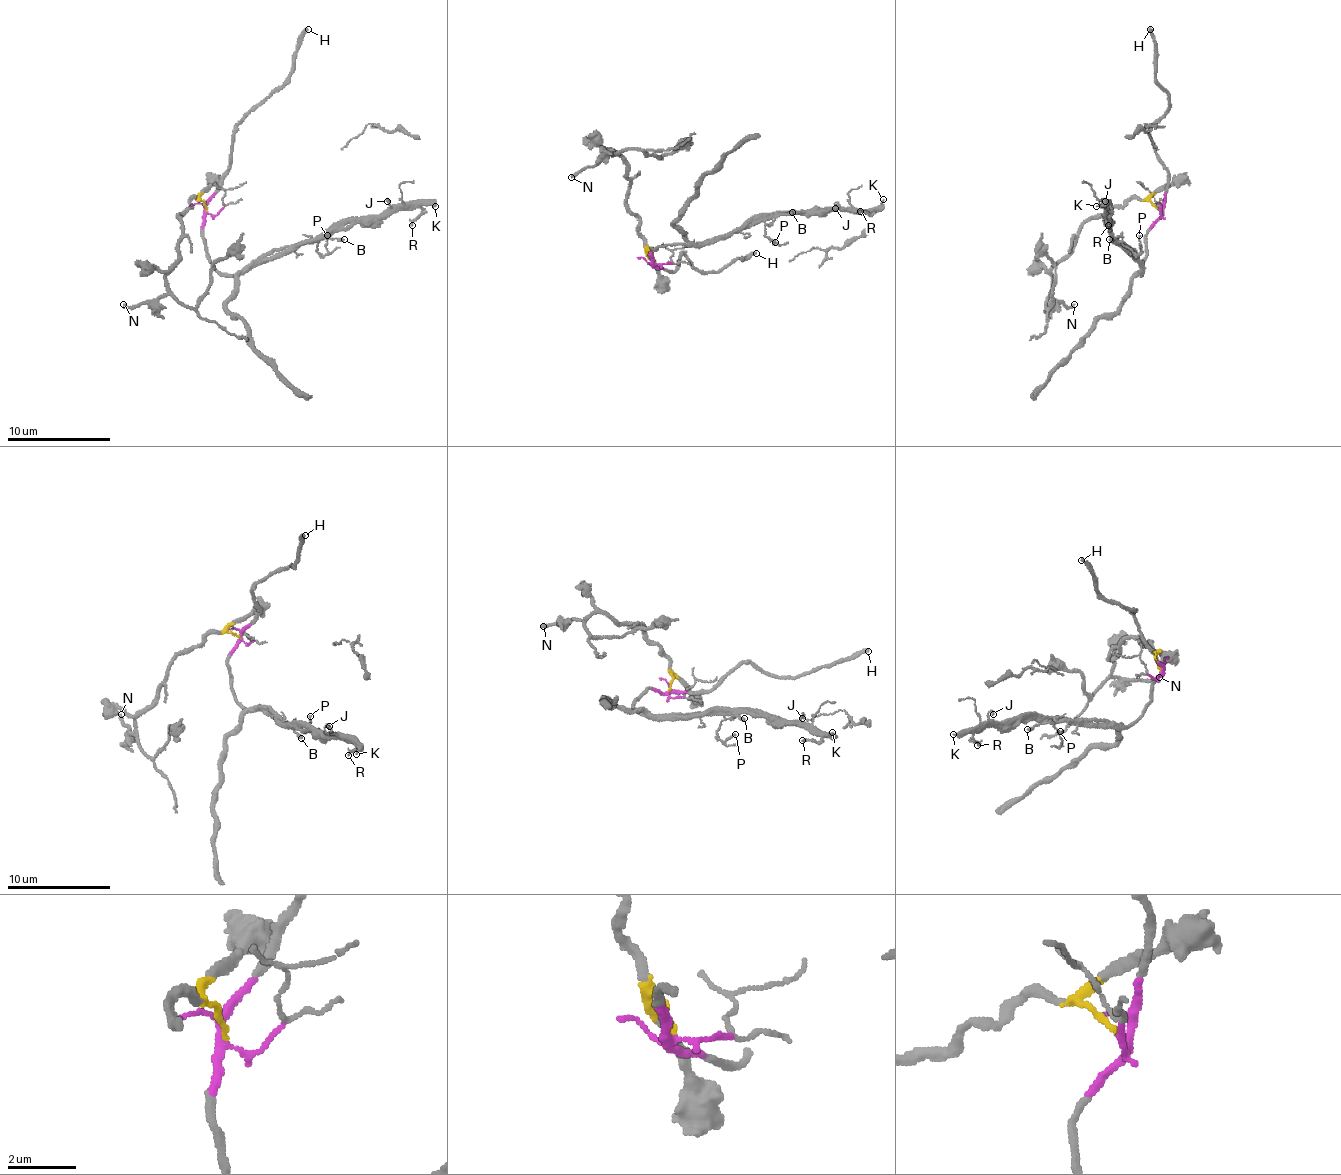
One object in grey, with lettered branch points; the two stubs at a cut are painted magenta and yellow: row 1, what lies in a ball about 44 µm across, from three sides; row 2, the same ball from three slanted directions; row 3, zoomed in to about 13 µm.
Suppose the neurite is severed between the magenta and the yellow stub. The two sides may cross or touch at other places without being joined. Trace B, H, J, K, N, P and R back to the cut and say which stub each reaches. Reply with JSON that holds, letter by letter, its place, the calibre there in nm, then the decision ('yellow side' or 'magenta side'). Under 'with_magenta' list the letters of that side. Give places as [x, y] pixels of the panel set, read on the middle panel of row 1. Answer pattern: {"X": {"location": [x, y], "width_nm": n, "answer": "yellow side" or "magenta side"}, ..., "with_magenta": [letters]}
{"B": {"location": [792, 212], "width_nm": 200, "answer": "magenta side"}, "H": {"location": [756, 253], "width_nm": 280, "answer": "magenta side"}, "J": {"location": [835, 208], "width_nm": 120, "answer": "magenta side"}, "K": {"location": [883, 199], "width_nm": 240, "answer": "magenta side"}, "N": {"location": [571, 177], "width_nm": 190, "answer": "yellow side"}, "P": {"location": [775, 242], "width_nm": 130, "answer": "magenta side"}, "R": {"location": [860, 211], "width_nm": 160, "answer": "magenta side"}, "with_magenta": ["B", "H", "J", "K", "P", "R"]}

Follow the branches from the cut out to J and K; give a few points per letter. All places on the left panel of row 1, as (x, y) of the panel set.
J: (205, 209), (205, 255), (223, 273), (244, 273), (355, 222), (375, 222), (391, 206), (388, 201)
K: (205, 209), (205, 255), (223, 273), (244, 273), (355, 222), (378, 222), (388, 212), (434, 206)

